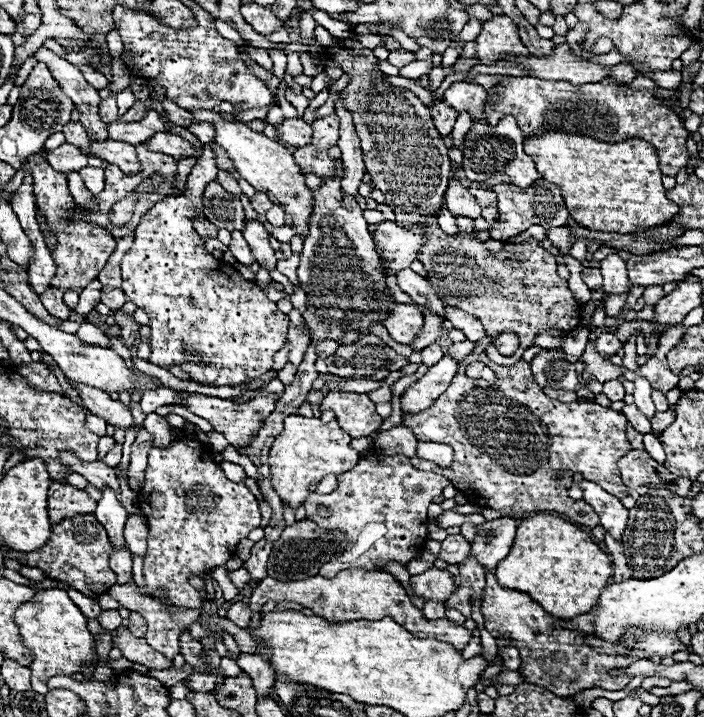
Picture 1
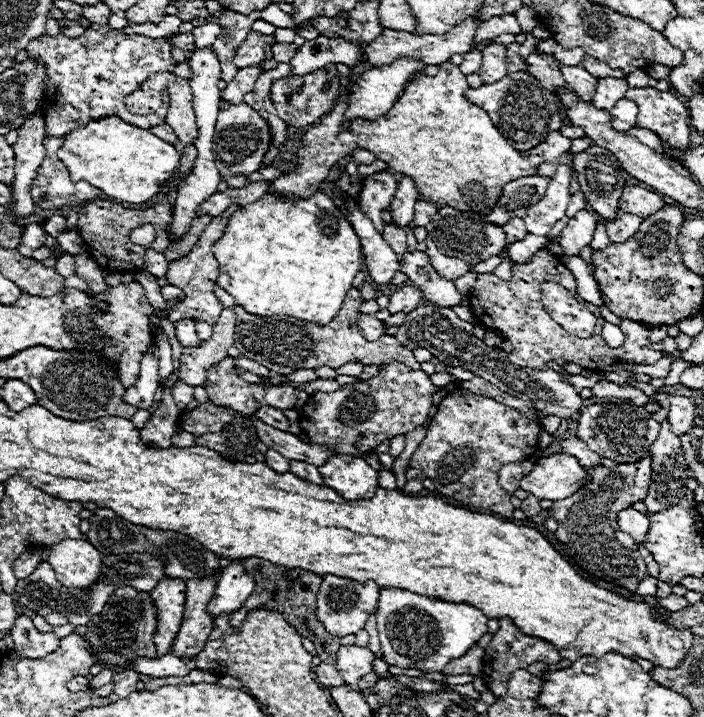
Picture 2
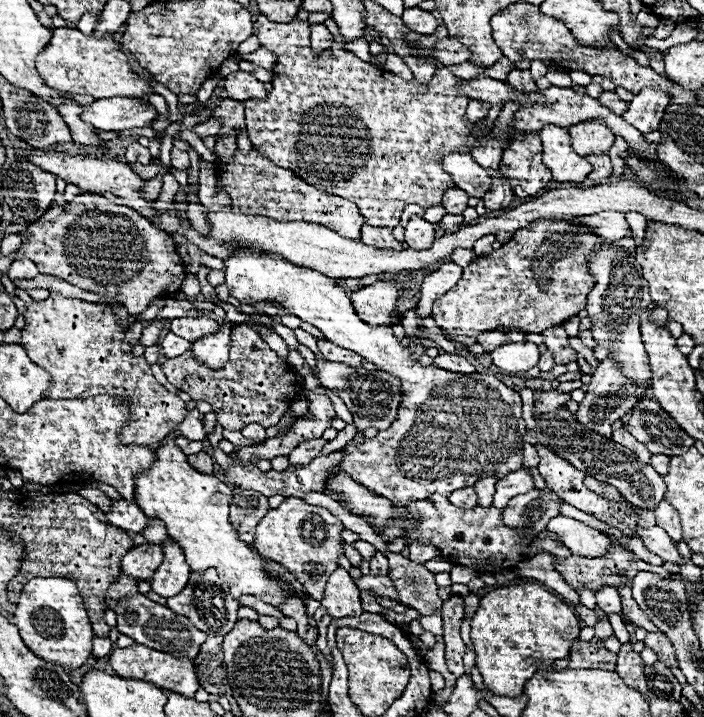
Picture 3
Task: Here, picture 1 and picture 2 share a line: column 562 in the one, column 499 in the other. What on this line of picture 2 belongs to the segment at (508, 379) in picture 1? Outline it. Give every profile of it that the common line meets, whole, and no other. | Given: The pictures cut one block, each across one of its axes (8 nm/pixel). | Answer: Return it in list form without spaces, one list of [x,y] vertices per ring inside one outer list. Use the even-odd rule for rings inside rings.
[[[456,388],[456,390],[448,392],[446,398],[440,402],[438,412],[432,418],[432,424],[426,432],[426,438],[420,442],[420,446],[416,448],[416,452],[410,458],[410,468],[420,468],[434,482],[434,486],[440,494],[456,498],[466,506],[488,508],[490,512],[510,518],[514,506],[510,502],[510,494],[498,486],[498,470],[504,464],[524,462],[524,460],[532,458],[538,450],[536,448],[538,432],[540,432],[540,428],[534,422],[522,418],[518,410],[514,410],[506,404],[500,404],[492,398],[472,394],[470,390]]]

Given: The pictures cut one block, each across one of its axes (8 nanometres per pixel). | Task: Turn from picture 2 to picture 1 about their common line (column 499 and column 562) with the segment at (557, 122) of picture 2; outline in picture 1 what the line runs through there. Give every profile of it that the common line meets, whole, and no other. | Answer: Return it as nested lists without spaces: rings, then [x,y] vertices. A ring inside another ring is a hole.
[[[510,76],[490,90],[488,100],[490,98],[498,98],[496,104],[486,104],[490,126],[496,126],[506,114],[512,114],[518,118],[518,126],[526,134],[544,132],[544,128],[564,128],[566,132],[580,132],[608,142],[642,138],[658,148],[662,174],[676,176],[688,164],[688,132],[680,118],[668,106],[662,106],[652,94],[622,90],[616,86],[616,80],[606,78],[602,82],[572,86],[562,80],[548,82],[532,76]]]

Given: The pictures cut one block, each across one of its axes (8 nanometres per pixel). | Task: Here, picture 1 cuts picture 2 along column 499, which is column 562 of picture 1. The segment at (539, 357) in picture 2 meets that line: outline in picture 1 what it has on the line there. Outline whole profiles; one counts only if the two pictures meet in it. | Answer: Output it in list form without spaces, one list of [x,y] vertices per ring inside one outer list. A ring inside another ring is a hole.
[[[429,217],[426,242],[418,252],[418,260],[428,270],[428,280],[436,288],[438,296],[444,300],[444,304],[460,308],[460,310],[476,316],[484,324],[488,336],[498,338],[502,332],[512,330],[520,340],[520,348],[516,350],[516,354],[507,357],[500,354],[494,345],[488,346],[486,355],[492,362],[503,366],[516,364],[520,360],[522,352],[532,346],[532,338],[538,332],[544,332],[544,330],[572,332],[574,328],[578,328],[578,324],[580,324],[580,304],[572,296],[572,292],[568,290],[566,280],[558,276],[558,272],[556,272],[558,264],[554,262],[554,256],[548,250],[544,250],[542,246],[538,246],[538,240],[526,240],[522,244],[506,244],[504,250],[500,250],[496,256],[488,256],[484,242],[472,240],[472,236],[464,234],[464,232],[450,236],[450,234],[440,230],[436,220],[436,217]],[[512,254],[516,254],[514,262],[510,260]]]

